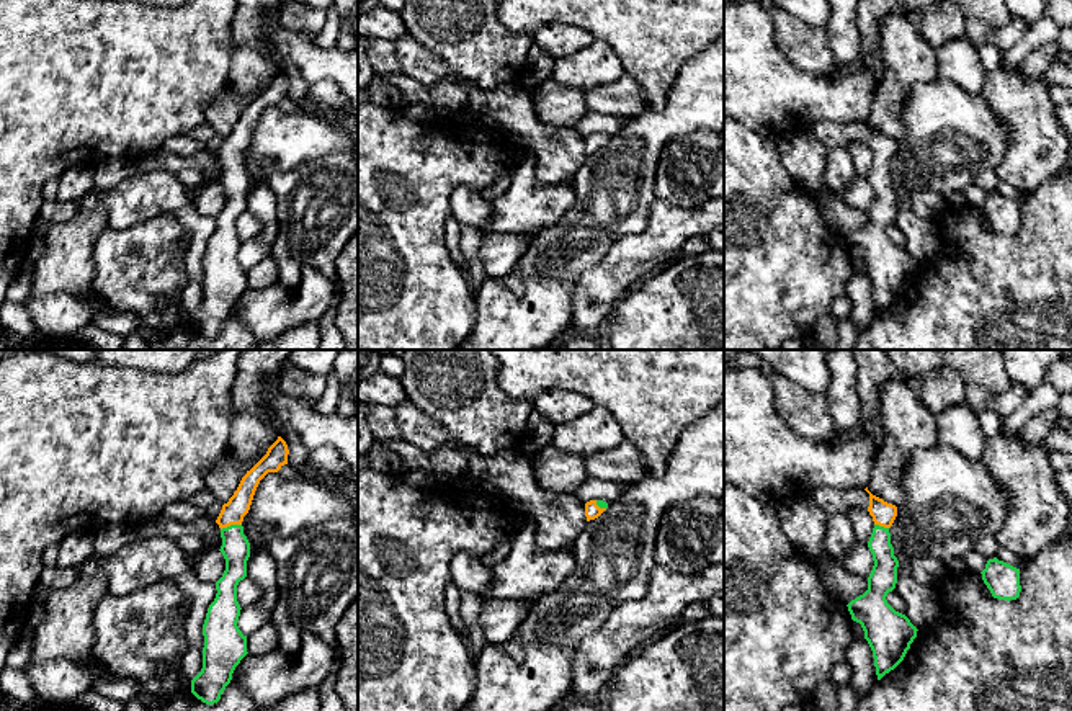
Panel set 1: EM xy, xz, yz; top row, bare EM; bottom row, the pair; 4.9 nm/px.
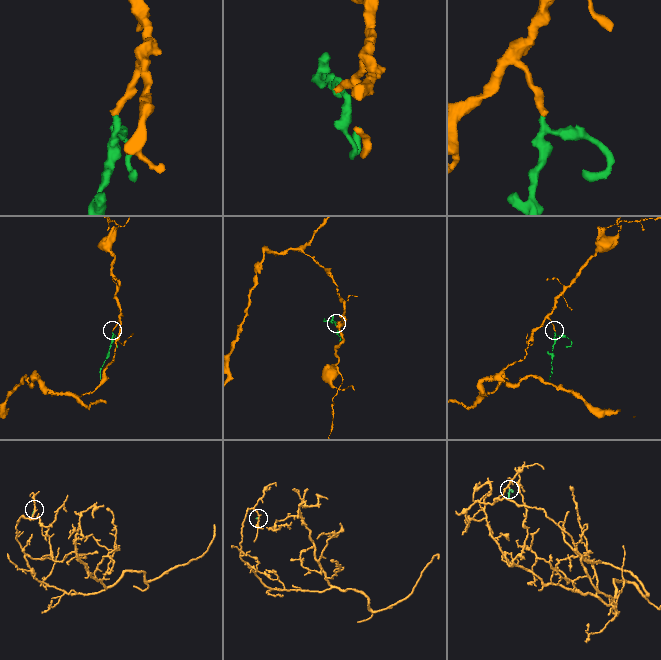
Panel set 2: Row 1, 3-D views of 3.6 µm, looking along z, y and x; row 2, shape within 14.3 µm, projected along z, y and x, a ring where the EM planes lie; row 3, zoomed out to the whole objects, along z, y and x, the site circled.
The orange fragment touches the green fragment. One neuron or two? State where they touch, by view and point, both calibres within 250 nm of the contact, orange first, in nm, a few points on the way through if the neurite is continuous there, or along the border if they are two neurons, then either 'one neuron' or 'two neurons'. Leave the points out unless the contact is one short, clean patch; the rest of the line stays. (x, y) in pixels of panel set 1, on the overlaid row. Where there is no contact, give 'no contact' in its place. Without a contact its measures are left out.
meets orange in xy at (231, 523); 120 nm thick on the orange side, 140 nm on the other; runs through xy (232, 512), (231, 523), (236, 548); one neuron

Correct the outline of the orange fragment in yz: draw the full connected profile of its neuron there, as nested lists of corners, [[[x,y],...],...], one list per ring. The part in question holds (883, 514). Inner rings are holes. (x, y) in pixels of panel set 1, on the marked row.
[[[868,487],[864,490],[869,494],[868,512],[874,521],[868,541],[874,566],[868,577],[868,590],[846,606],[851,619],[864,631],[864,639],[873,651],[876,675],[881,680],[904,660],[918,629],[886,600],[897,584],[899,561],[894,556],[889,533],[897,507],[873,495]]]

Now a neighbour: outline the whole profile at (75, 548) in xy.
[[[77,531],[59,544],[56,566],[78,569],[93,554],[95,536],[90,531]]]

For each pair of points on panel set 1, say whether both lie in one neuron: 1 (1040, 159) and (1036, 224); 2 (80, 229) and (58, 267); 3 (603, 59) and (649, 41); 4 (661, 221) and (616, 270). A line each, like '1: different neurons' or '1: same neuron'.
1: different neurons
2: same neuron
3: different neurons
4: same neuron

